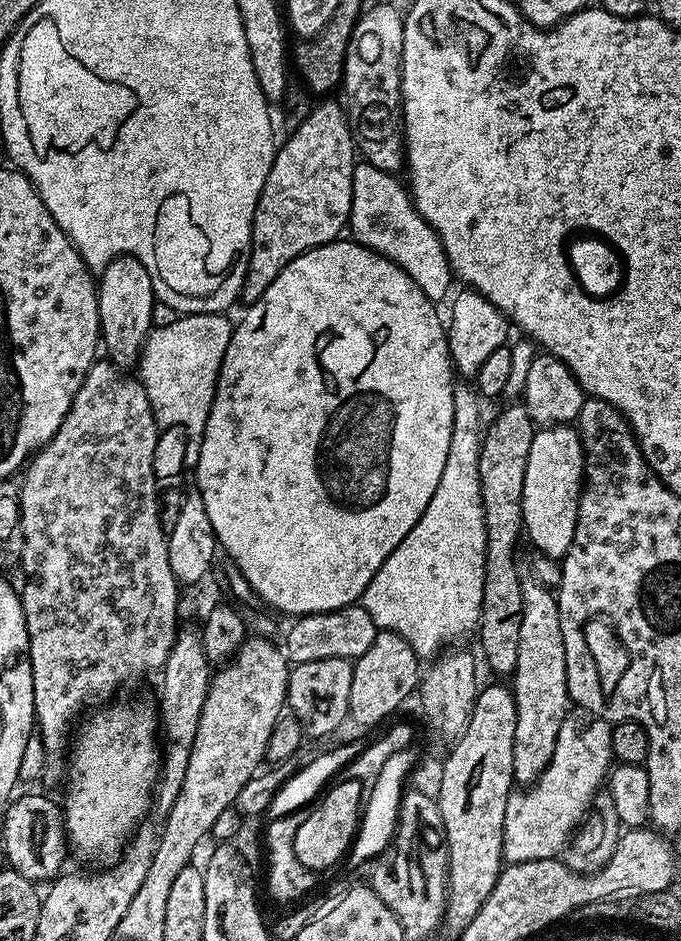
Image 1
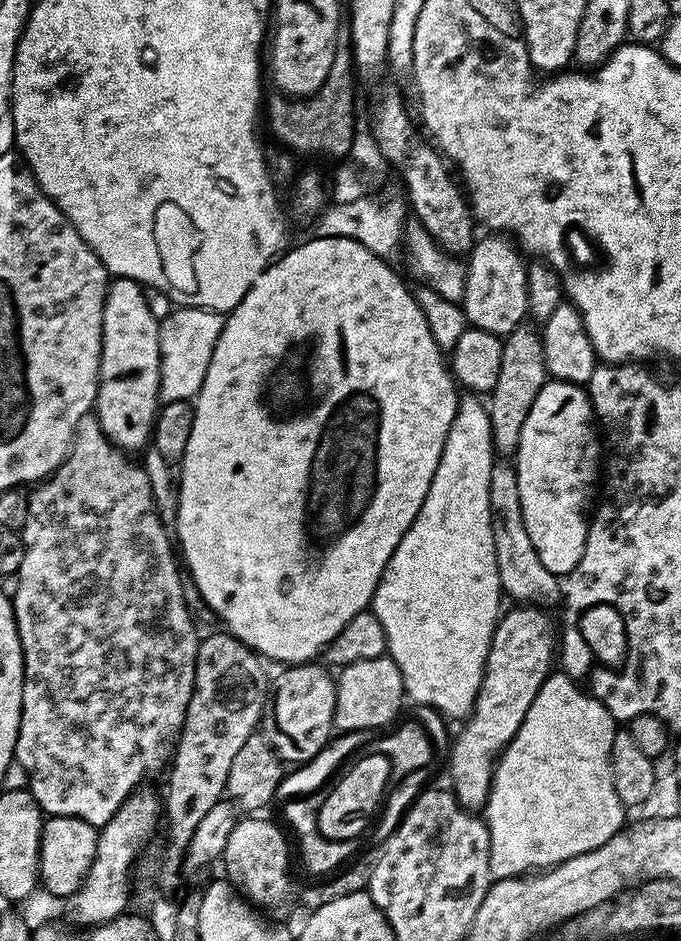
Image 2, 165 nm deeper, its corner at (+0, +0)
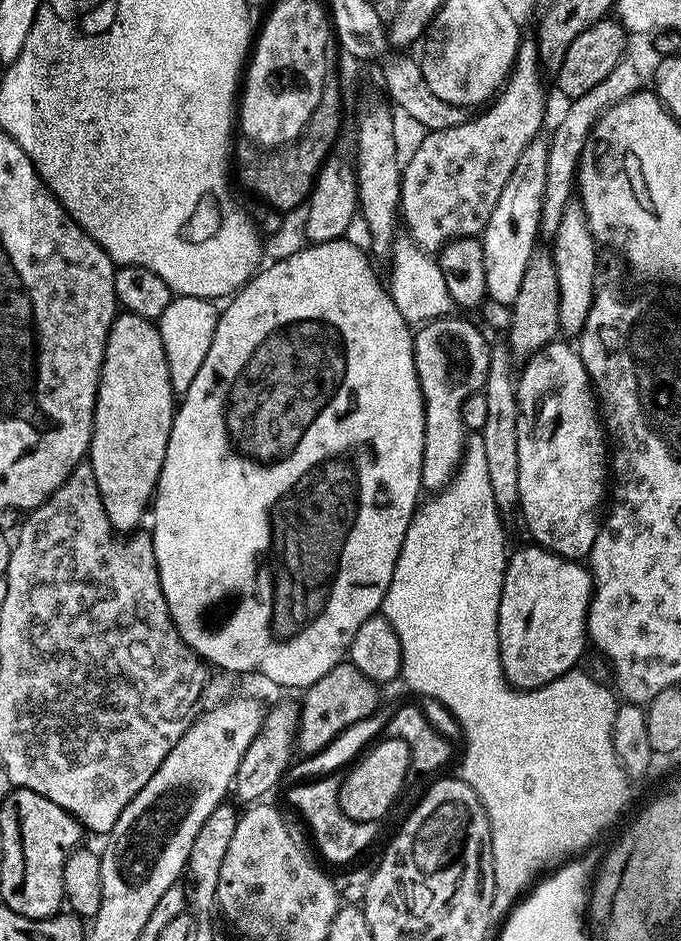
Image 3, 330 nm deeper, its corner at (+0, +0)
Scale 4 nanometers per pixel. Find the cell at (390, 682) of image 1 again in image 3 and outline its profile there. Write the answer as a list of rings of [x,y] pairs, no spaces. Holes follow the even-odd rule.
[[[341,662],[335,664],[318,682],[314,682],[304,693],[304,701],[299,701],[300,725],[296,727],[295,747],[302,750],[301,753],[313,754],[322,751],[336,736],[343,734],[344,731],[355,723],[362,722],[376,711],[381,703],[378,693],[378,686],[362,670],[358,670],[351,662]]]

